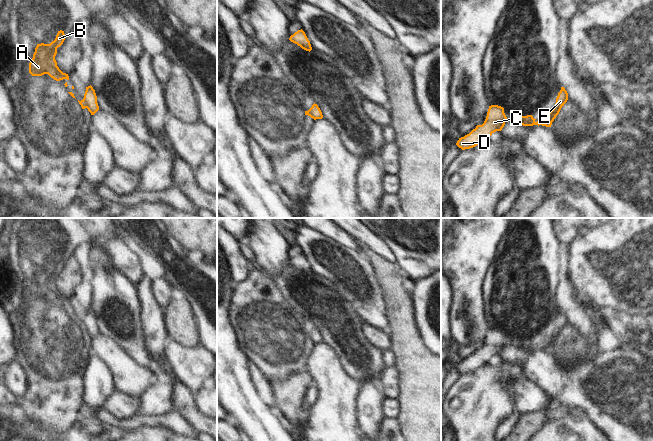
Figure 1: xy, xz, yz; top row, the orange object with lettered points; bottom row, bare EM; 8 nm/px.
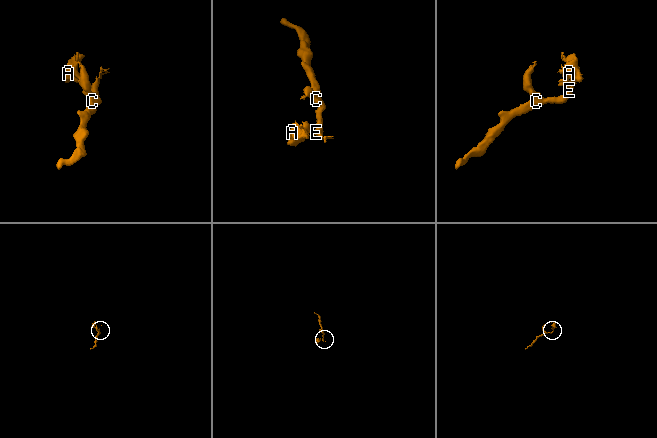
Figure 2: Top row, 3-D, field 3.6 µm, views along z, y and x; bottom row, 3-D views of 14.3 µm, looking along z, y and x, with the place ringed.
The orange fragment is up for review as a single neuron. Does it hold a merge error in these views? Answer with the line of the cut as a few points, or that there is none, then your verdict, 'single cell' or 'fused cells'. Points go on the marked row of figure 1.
xy (82, 100), (86, 107) | fused cells

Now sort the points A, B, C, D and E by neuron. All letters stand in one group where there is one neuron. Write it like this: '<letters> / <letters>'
A B / C D E

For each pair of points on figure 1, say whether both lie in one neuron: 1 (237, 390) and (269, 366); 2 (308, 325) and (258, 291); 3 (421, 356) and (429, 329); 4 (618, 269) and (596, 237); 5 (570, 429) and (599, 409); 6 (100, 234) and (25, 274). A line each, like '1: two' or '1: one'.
1: two
2: one
3: two
4: one
5: two
6: one

